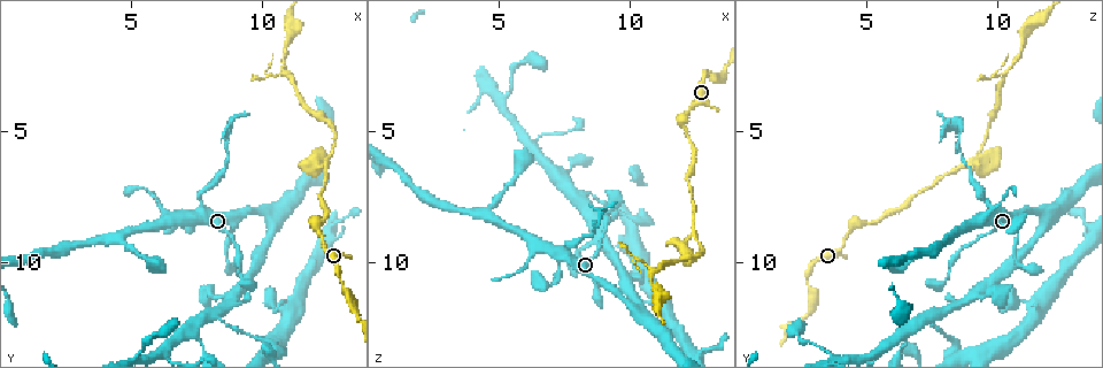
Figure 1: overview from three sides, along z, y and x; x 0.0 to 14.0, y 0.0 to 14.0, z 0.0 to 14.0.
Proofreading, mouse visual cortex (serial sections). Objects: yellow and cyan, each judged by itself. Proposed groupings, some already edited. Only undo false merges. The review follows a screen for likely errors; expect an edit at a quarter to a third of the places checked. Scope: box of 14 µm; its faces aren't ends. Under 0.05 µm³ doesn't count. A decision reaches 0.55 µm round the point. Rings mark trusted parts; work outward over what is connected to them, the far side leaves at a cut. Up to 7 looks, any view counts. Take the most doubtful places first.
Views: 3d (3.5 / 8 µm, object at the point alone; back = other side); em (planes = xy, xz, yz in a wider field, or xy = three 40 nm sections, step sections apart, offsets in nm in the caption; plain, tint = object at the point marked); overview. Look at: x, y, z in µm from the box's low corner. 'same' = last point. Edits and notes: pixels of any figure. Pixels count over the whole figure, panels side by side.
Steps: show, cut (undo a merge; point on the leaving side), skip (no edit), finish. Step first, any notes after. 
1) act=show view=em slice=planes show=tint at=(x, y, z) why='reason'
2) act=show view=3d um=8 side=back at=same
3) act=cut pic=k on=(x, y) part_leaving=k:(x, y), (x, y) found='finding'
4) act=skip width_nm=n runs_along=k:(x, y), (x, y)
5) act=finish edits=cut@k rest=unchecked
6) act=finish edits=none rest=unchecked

act=show view=3d um=3.5 at=(8.2, 11.9, 7.7) why='abrupt turn'

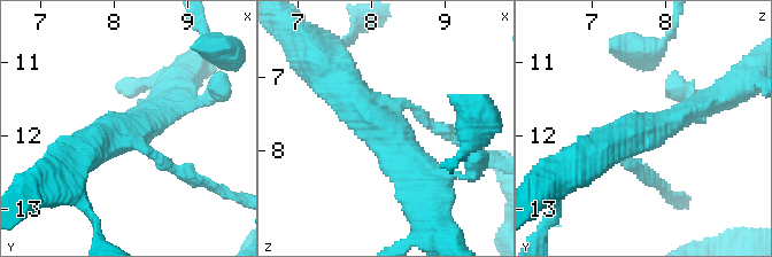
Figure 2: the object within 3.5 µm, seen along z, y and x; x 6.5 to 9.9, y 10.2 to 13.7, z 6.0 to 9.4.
act=show view=em slice=planes show=tint at=(8.25, 11.95, 7.70) why='now the EM'

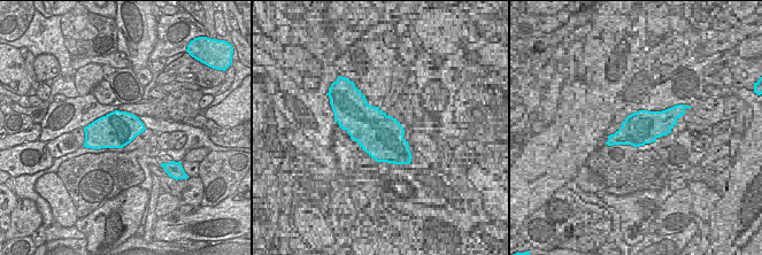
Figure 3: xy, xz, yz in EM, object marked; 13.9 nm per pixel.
act=skip runs_along=2:(699, 106), (619, 145), (640, 169) found='continuous, no second cell'

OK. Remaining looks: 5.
act=show view=3d um=3.5 at=(12.5, 6.3, 8.8) why='sharp bend'

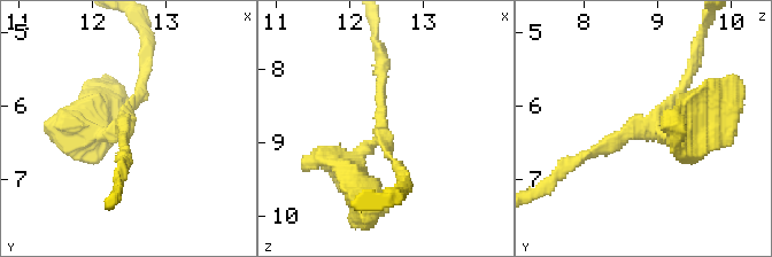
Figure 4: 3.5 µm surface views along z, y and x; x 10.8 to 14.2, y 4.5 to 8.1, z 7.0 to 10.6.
act=show view=em slice=xy step=5 show=tint at=(12.45, 6.25, 8.90) arms=3 arm_widths_nm=150,150,300 why='shape alone is not enough'

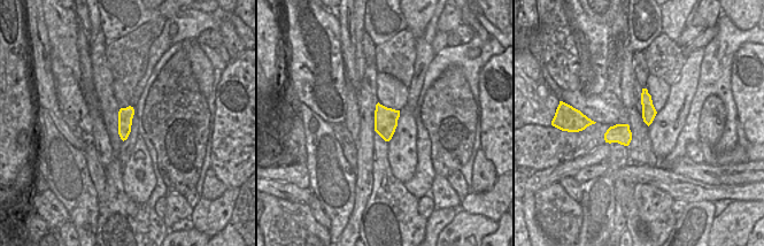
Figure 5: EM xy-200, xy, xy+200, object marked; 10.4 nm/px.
act=skip runs_along=4:(583, 157), (656, 122), (692, 65) found='continuous, no second cell'

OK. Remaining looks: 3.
act=show view=3d um=3.5 at=(7.6, 7.6, 9.6) why='narrows sharply'

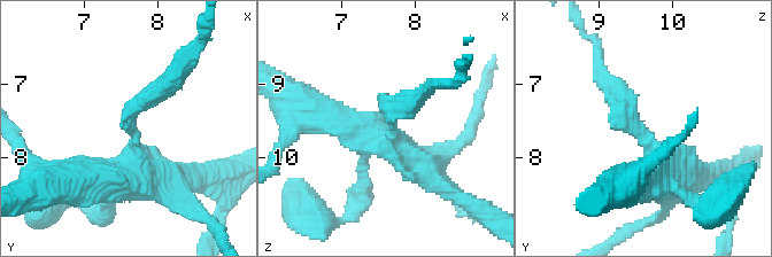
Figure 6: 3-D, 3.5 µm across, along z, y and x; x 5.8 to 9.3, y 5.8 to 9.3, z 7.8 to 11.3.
act=show view=em slice=xy step=3 show=tint at=(7.65, 7.60, 9.55)

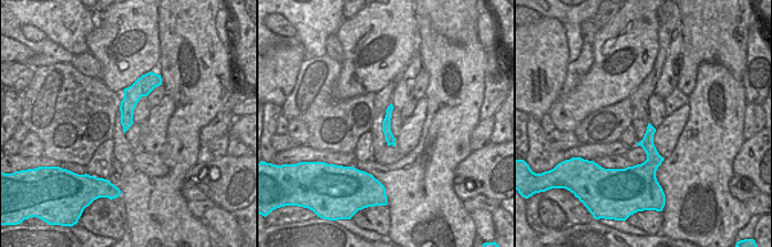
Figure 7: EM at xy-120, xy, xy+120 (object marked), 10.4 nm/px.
act=show view=em slice=xy step=5 show=tint at=same

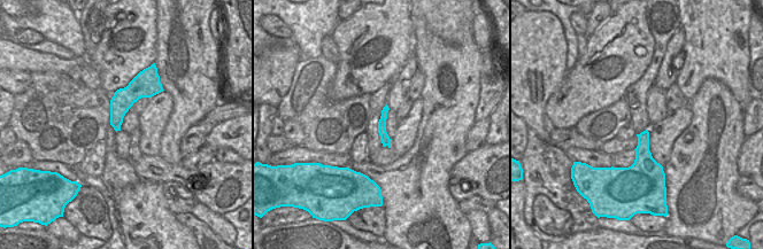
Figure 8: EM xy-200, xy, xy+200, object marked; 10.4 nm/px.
act=skip arm_widths_nm=250,450 runs_along=6:(677, 178), (659, 178), (603, 76) found='all the same cell'

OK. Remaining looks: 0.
act=finish edits=none rest=unchecked

